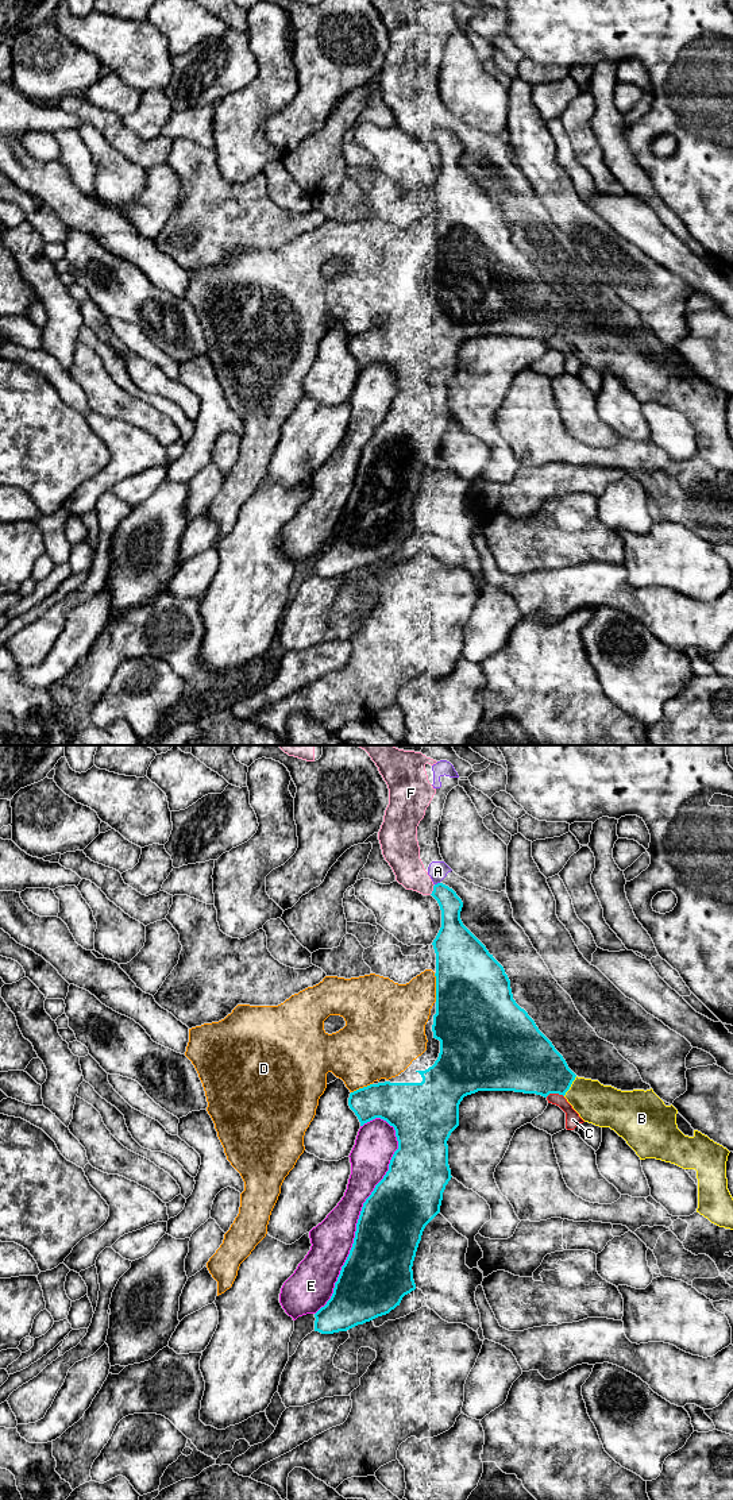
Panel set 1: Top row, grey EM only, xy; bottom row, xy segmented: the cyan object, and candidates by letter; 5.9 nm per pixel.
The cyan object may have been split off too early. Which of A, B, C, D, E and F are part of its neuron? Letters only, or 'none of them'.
B, F

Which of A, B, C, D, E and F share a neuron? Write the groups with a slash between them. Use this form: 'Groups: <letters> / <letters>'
Groups: A / B F / C / D / E

